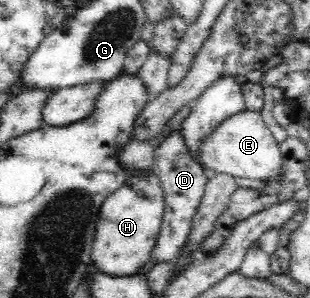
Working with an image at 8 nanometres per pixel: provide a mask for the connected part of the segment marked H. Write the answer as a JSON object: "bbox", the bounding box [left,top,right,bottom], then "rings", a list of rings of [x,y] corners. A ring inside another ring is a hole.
{"bbox":[90,177,164,277],"rings":[[[129,177],[103,201],[92,243],[90,261],[93,269],[114,277],[132,277],[150,261],[161,229],[164,193],[158,177]]]}

